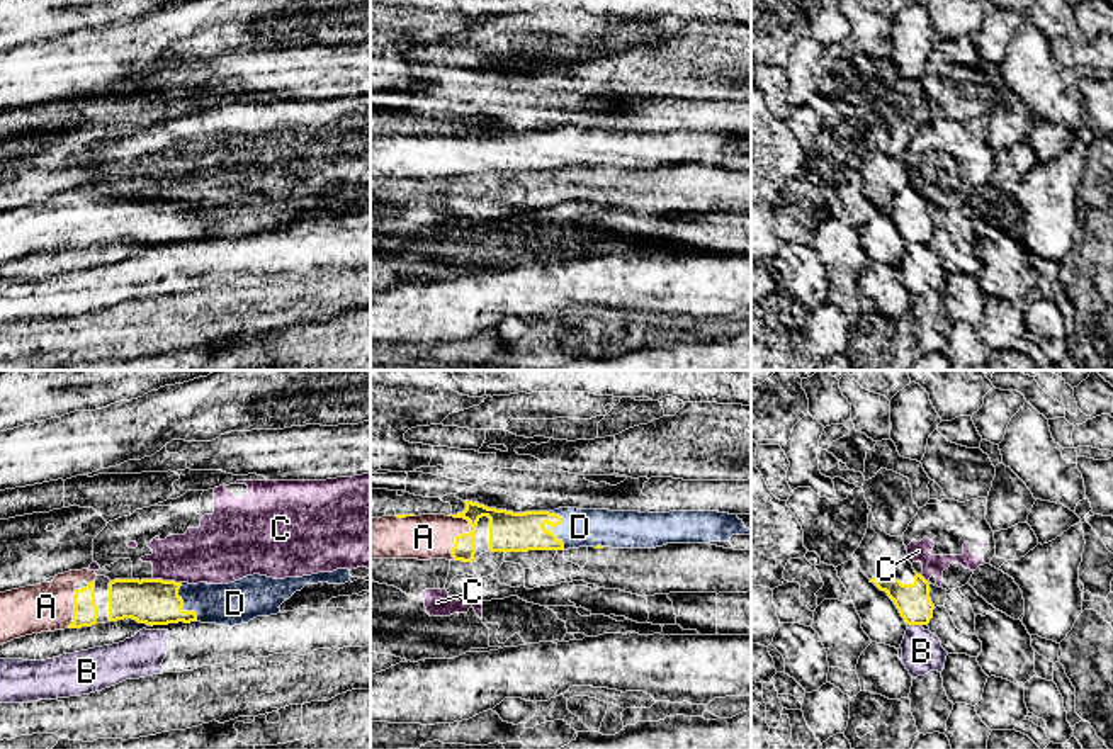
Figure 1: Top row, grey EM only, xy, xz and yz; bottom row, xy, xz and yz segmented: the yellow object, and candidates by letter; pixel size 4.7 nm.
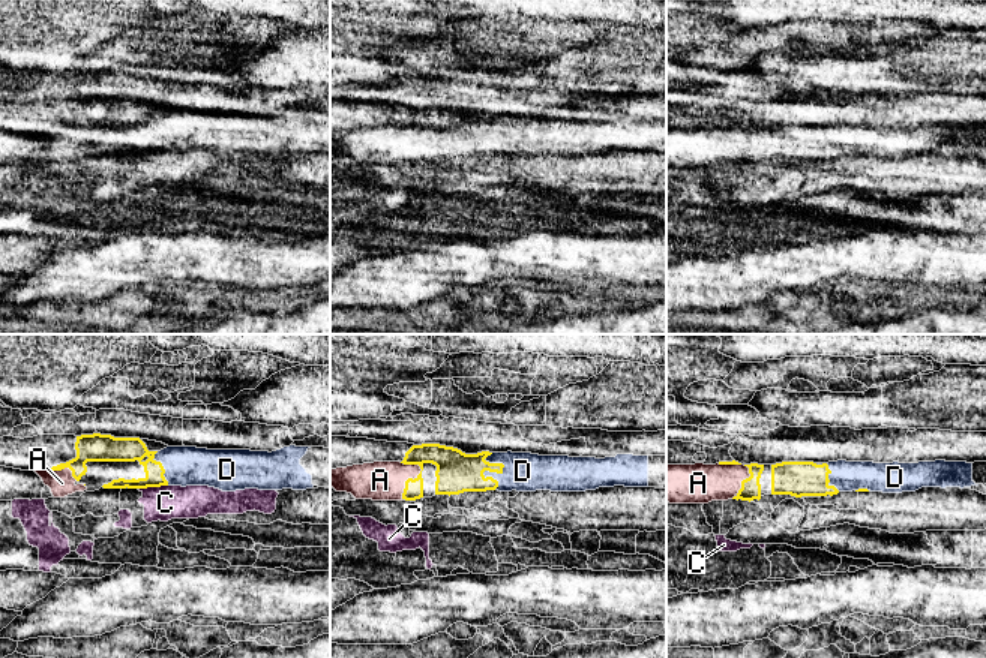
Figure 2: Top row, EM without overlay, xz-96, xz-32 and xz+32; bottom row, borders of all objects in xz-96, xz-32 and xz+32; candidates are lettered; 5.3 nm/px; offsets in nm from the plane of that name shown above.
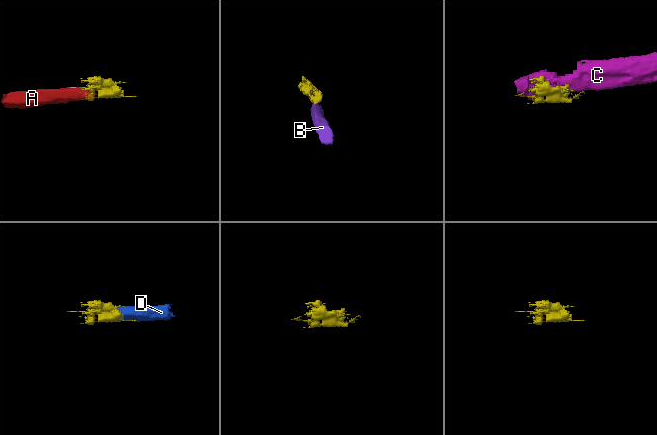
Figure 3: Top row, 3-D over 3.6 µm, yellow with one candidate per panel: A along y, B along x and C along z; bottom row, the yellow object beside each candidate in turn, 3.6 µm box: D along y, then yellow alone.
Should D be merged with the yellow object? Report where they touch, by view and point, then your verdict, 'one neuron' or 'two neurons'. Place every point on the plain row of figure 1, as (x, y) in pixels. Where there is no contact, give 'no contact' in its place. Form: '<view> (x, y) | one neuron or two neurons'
xz (551, 145) | one neuron

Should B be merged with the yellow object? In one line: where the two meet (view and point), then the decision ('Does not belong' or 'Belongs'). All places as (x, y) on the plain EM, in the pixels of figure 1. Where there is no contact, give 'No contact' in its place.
Touches yellow at yz (916, 243). Does not belong

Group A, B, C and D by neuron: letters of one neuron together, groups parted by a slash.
A D / B / C

